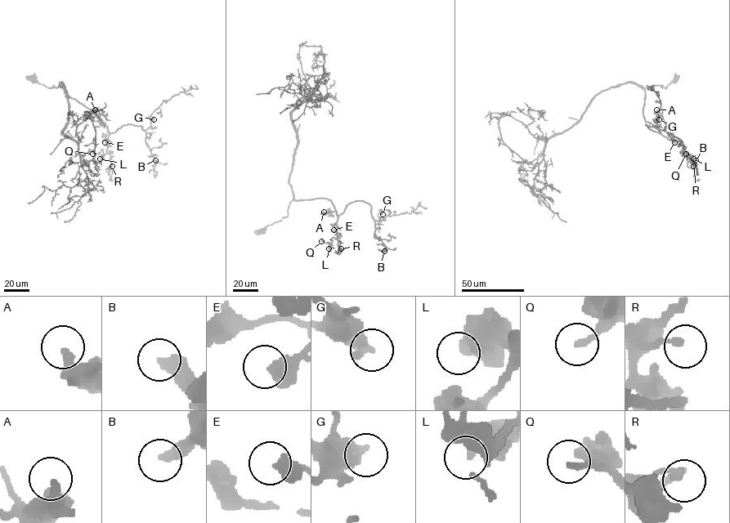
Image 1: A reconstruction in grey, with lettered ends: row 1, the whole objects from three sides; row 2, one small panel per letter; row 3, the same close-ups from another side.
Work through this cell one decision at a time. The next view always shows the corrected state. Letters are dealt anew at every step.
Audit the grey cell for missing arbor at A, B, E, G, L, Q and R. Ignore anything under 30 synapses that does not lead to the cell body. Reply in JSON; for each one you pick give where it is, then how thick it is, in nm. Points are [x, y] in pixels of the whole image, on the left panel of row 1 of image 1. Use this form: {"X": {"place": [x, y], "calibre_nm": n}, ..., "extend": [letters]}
{"extend": []}

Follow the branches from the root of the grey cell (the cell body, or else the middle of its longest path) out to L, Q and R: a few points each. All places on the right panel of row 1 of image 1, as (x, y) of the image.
L: (676, 79), (666, 87), (638, 85), (645, 91), (643, 117), (669, 139), (680, 141), (682, 155), (693, 158)
Q: (676, 79), (666, 87), (638, 85), (645, 91), (644, 119), (669, 139), (680, 141), (682, 155), (686, 154)
R: (676, 79), (666, 87), (638, 85), (645, 91), (643, 117), (669, 139), (680, 141), (687, 165), (693, 166)

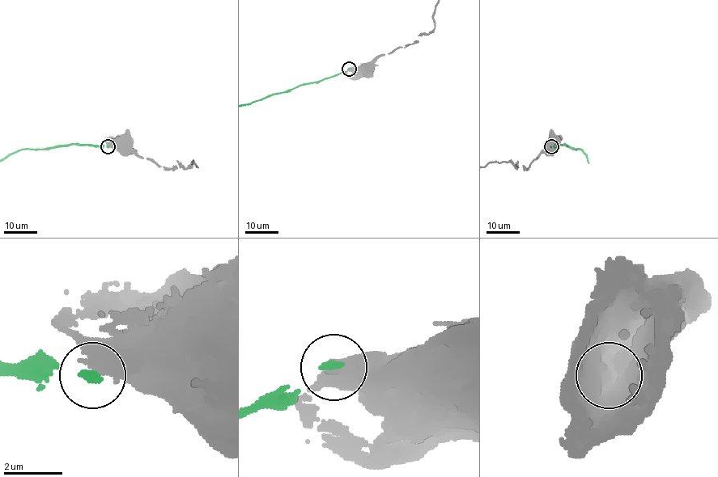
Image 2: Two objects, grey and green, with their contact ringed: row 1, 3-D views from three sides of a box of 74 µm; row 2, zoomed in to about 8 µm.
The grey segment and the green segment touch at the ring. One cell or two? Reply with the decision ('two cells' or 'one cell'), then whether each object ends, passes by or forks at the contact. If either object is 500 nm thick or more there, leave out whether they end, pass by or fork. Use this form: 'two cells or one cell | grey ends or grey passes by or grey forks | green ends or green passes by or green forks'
two cells

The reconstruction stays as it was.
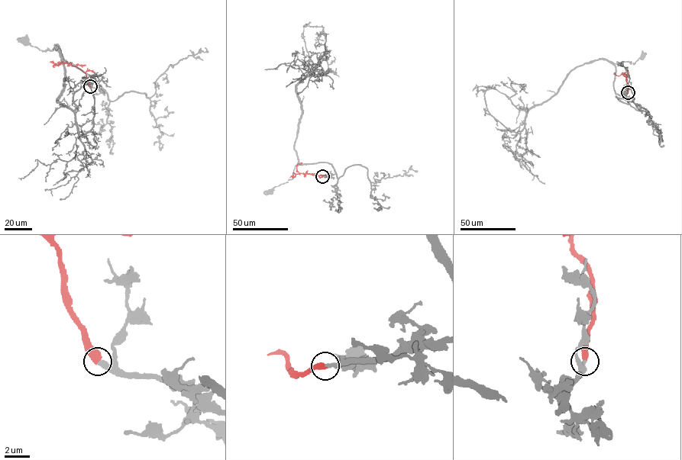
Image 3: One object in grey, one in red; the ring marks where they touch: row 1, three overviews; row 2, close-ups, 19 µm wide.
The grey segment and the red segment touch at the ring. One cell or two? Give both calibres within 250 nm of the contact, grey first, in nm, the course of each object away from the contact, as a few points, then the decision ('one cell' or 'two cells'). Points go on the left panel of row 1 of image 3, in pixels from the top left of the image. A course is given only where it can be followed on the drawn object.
calibres 320 and 500 nm; course grey (90, 86), (106, 92), (90, 76), (63, 59), (59, 47), (59, 51), (53, 48), (40, 50), (25, 42); course red (90, 86), (85, 73), (75, 66), (66, 62), (59, 62), (58, 65), (65, 62); one cell

